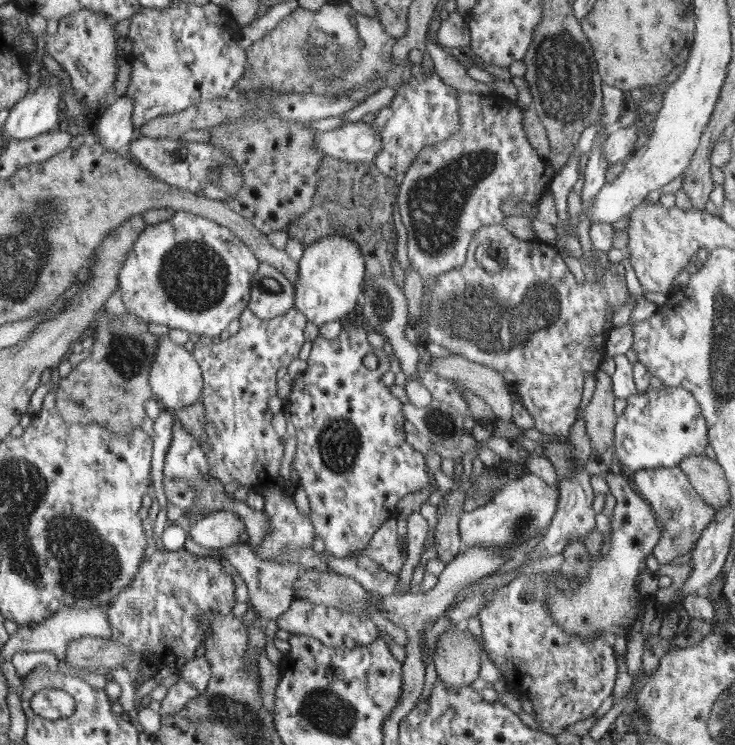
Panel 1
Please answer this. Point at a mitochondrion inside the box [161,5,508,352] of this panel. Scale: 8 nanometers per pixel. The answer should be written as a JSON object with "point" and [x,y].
{"point":[436,201]}

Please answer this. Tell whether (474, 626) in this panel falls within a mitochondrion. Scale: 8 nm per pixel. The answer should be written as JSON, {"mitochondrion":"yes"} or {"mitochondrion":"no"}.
{"mitochondrion":"no"}

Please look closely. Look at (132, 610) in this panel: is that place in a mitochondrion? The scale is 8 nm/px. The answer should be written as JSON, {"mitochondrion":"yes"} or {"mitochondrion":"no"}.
{"mitochondrion":"yes"}

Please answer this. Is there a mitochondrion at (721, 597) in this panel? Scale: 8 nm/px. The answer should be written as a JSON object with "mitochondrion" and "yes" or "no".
{"mitochondrion":"no"}

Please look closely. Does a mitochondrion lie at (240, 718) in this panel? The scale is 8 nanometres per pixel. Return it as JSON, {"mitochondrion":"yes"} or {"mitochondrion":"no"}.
{"mitochondrion":"yes"}

